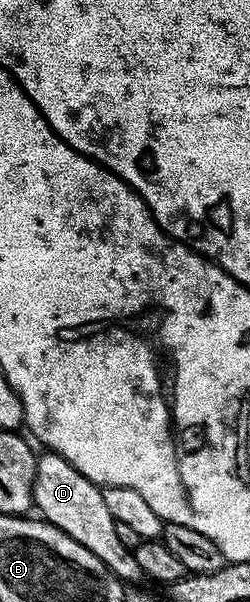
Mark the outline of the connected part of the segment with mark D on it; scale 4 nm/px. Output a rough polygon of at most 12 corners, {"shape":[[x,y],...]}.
{"shape":[[64,456],[39,457],[34,506],[123,583],[143,581],[102,490]]}

